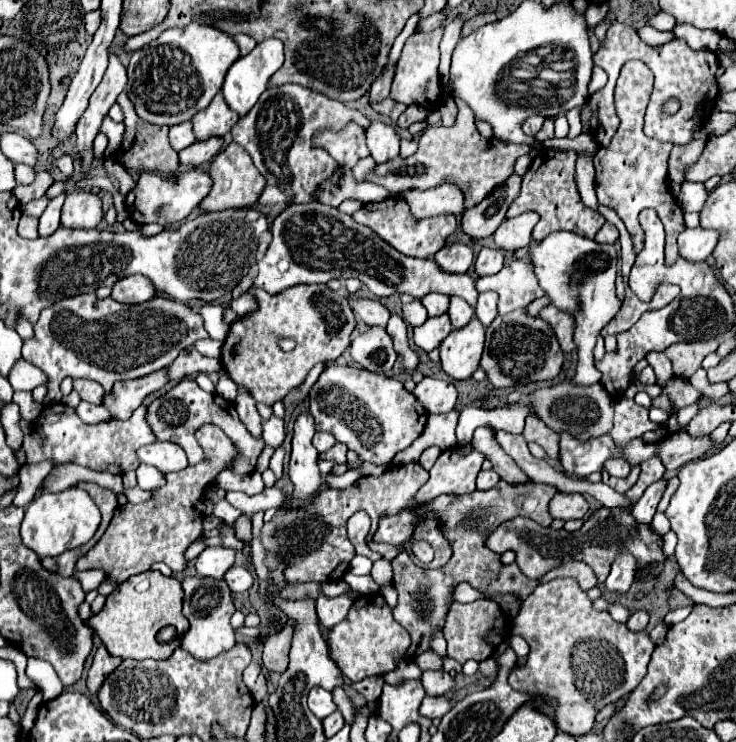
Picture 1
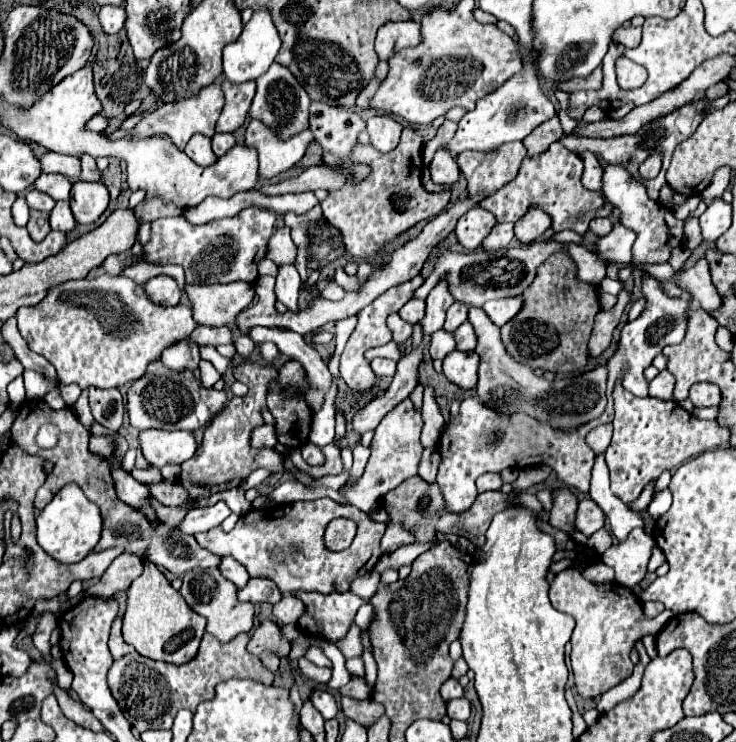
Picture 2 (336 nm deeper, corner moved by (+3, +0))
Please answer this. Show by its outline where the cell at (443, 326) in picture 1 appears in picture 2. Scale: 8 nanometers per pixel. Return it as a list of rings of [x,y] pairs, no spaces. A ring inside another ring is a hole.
[[[439,330],[437,334],[433,334],[431,344],[429,344],[429,354],[431,358],[439,358],[443,360],[447,354],[451,354],[455,350],[455,338],[451,332]]]

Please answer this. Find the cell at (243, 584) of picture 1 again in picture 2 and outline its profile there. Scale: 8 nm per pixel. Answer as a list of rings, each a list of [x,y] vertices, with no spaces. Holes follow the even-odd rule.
[[[251,578],[249,584],[239,590],[239,600],[241,602],[253,602],[253,604],[259,604],[259,602],[277,604],[281,600],[281,590],[271,580]]]

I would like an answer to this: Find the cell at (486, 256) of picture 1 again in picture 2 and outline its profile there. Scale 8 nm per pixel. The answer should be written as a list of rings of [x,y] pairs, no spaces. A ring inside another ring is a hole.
[[[497,224],[491,234],[483,240],[483,250],[493,252],[493,250],[505,250],[513,240],[513,224]]]

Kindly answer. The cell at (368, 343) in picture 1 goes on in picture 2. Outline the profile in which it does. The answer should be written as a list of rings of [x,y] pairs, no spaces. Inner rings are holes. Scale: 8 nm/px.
[[[375,358],[375,360],[371,360],[371,366],[379,378],[381,376],[393,376],[397,370],[397,362],[389,360],[389,358]]]

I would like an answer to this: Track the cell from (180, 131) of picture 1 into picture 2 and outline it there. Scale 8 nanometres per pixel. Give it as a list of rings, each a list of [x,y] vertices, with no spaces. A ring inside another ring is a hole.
[[[195,134],[189,140],[189,144],[185,148],[185,154],[199,166],[211,166],[213,162],[217,162],[217,156],[211,150],[211,138],[201,136],[201,134]]]

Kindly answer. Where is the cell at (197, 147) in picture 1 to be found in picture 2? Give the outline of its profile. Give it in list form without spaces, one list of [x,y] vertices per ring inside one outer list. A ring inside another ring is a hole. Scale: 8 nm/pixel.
[[[215,134],[211,142],[213,142],[213,152],[221,156],[221,154],[227,154],[235,146],[235,136],[233,134]]]

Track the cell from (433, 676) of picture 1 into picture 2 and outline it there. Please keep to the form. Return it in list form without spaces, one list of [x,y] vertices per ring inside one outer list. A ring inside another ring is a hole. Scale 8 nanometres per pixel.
[[[449,678],[443,686],[441,686],[441,696],[443,700],[453,700],[453,698],[461,698],[463,696],[463,688],[455,678]]]

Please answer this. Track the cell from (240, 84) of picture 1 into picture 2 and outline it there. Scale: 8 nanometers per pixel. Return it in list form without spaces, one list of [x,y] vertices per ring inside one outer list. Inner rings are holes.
[[[269,8],[255,10],[253,18],[245,24],[239,40],[225,46],[225,50],[223,50],[223,72],[225,72],[227,80],[235,82],[235,84],[257,80],[261,74],[265,74],[269,70],[269,66],[273,64],[279,48],[281,48],[281,38],[279,38],[277,28],[271,20]]]

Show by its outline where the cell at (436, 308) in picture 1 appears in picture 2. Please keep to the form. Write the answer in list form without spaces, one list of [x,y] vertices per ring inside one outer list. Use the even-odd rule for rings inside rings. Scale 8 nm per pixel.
[[[455,302],[449,310],[447,310],[447,320],[445,320],[445,330],[447,332],[455,332],[457,326],[461,326],[467,320],[467,312],[469,308],[461,302]]]

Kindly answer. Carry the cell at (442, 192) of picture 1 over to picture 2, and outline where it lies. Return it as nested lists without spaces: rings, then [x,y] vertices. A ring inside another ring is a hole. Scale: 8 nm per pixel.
[[[439,148],[433,156],[433,162],[429,164],[431,170],[431,180],[435,184],[455,184],[459,180],[459,166],[455,162],[455,158],[445,150]]]

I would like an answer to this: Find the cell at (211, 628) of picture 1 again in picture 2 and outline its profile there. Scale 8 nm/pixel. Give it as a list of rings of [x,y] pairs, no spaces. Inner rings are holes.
[[[195,568],[195,570],[189,570],[183,576],[183,586],[181,586],[179,592],[185,598],[185,602],[197,614],[207,618],[207,632],[217,636],[219,642],[229,642],[237,634],[249,632],[253,628],[253,620],[255,620],[253,604],[237,600],[237,586],[233,582],[229,582],[227,578],[223,578],[219,568],[207,568],[207,570]]]

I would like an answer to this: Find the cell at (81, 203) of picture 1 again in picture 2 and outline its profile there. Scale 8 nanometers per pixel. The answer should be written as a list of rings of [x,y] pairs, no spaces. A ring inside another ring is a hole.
[[[75,182],[71,188],[71,210],[79,224],[93,224],[109,206],[109,192],[99,182]]]

